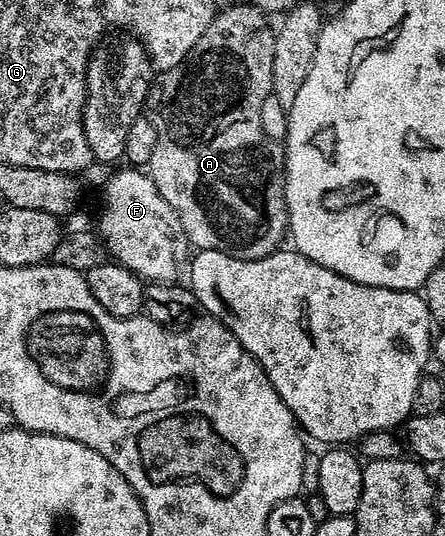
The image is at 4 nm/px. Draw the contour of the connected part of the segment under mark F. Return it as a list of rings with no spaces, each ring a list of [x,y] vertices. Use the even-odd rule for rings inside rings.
[[[136,167],[113,172],[102,186],[104,214],[100,217],[99,236],[117,265],[125,265],[148,283],[168,283],[184,261],[184,228],[170,203],[158,195],[152,178]]]

